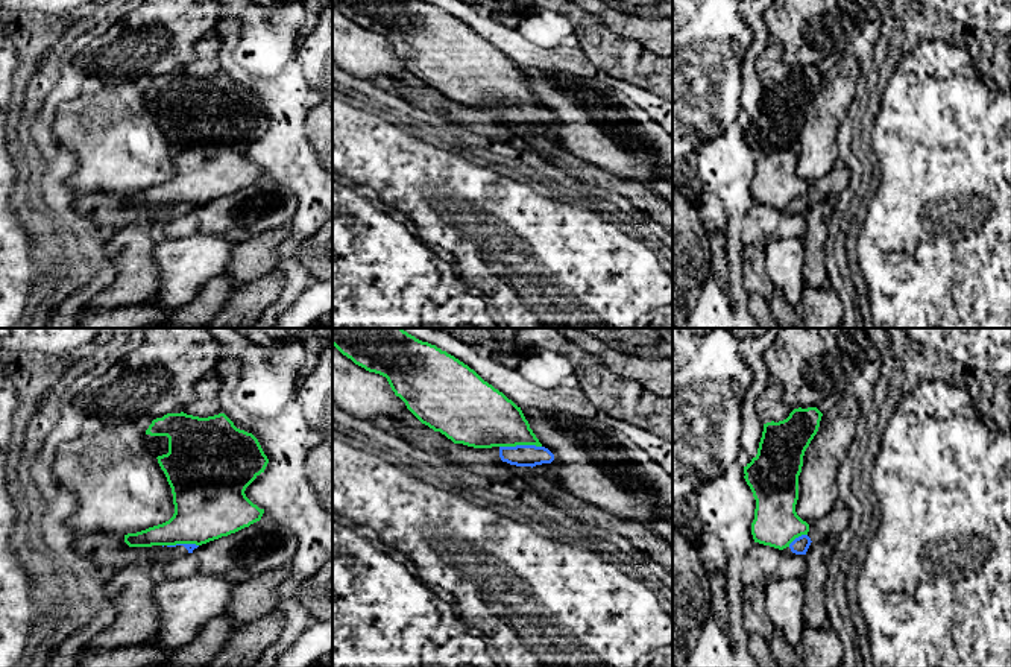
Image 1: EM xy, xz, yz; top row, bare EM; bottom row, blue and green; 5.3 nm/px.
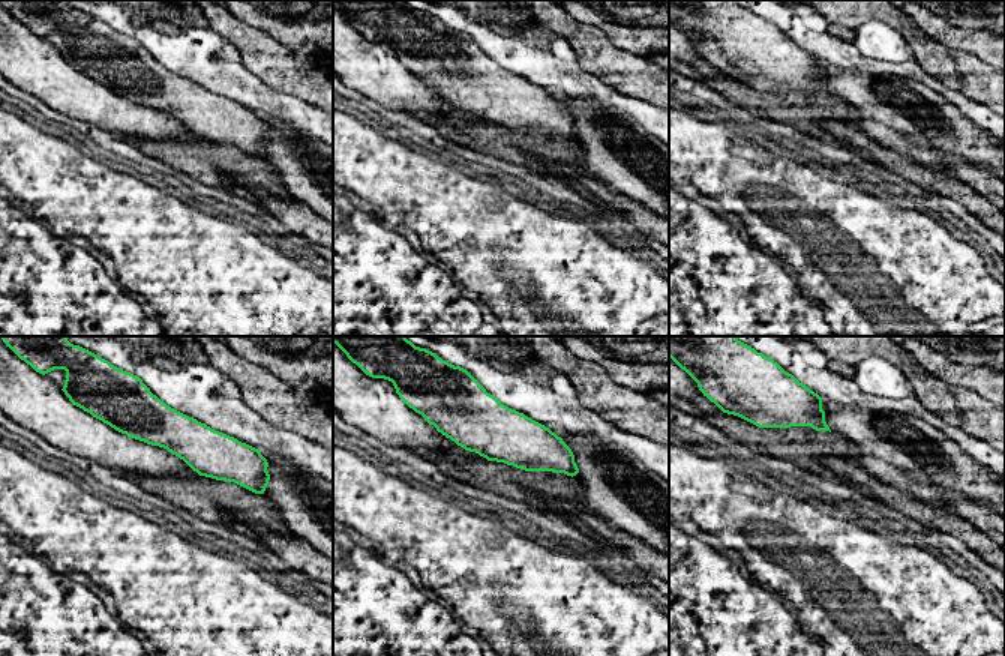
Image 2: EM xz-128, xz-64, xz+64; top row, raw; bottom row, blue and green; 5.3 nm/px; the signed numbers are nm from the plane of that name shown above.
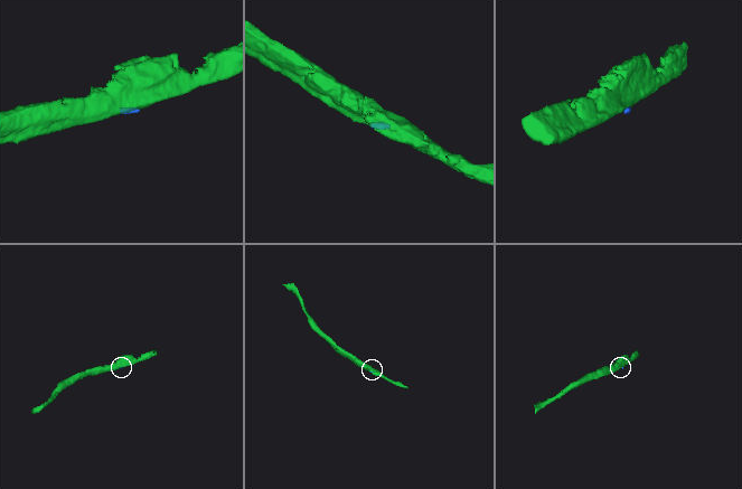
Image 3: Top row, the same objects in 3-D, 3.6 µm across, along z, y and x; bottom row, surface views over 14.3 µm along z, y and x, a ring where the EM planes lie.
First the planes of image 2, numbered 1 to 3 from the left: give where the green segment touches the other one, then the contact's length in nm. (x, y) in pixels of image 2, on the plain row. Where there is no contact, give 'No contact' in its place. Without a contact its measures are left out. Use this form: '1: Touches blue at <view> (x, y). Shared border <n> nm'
1: No contact
2: No contact
3: No contact

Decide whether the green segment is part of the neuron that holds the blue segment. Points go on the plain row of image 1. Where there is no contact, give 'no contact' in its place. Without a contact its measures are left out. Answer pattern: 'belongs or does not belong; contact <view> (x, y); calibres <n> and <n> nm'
does not belong; contact xz (519, 105); calibres 110 and 320 nm

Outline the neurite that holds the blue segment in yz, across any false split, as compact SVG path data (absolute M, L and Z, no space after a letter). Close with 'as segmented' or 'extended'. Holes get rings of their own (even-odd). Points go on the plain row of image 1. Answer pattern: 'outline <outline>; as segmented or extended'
outline M836 161L832 170L812 182L809 185L809 191L795 198L786 208L783 208L783 214L806 214L809 205L818 201L832 201L847 188L852 181L850 170L841 163Z; extended

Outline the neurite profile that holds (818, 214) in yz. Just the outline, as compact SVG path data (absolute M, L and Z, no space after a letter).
M818 201L811 202L805 214L806 232L802 240L805 245L803 277L808 287L827 286L824 245L829 234L832 211L832 201Z

